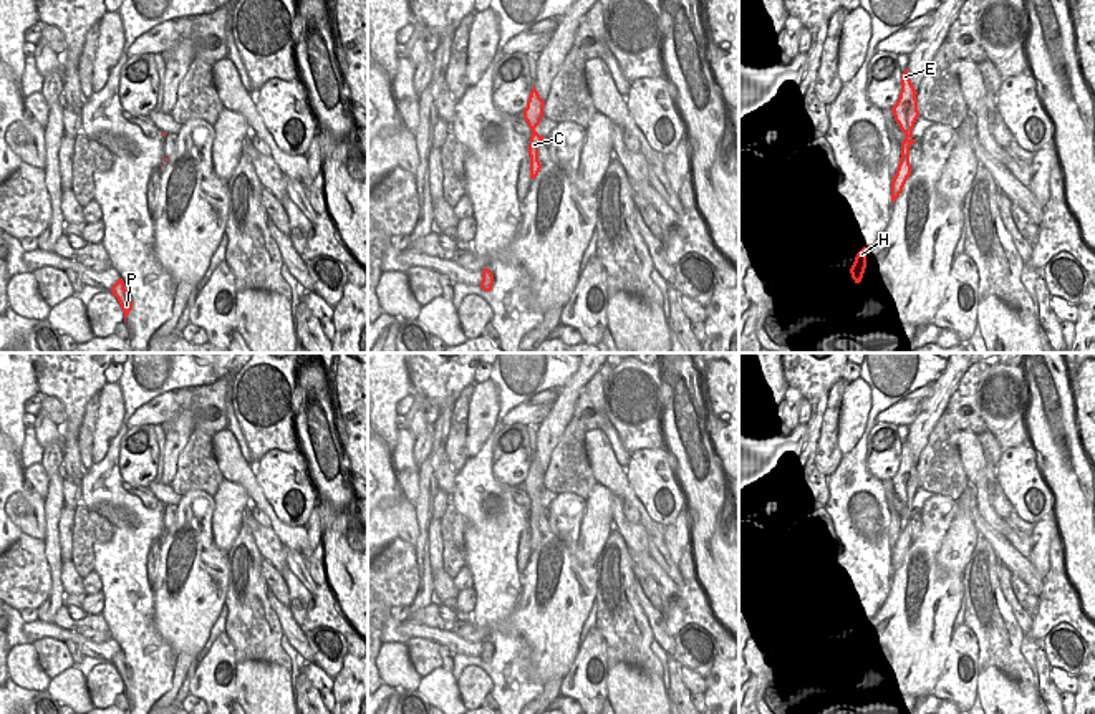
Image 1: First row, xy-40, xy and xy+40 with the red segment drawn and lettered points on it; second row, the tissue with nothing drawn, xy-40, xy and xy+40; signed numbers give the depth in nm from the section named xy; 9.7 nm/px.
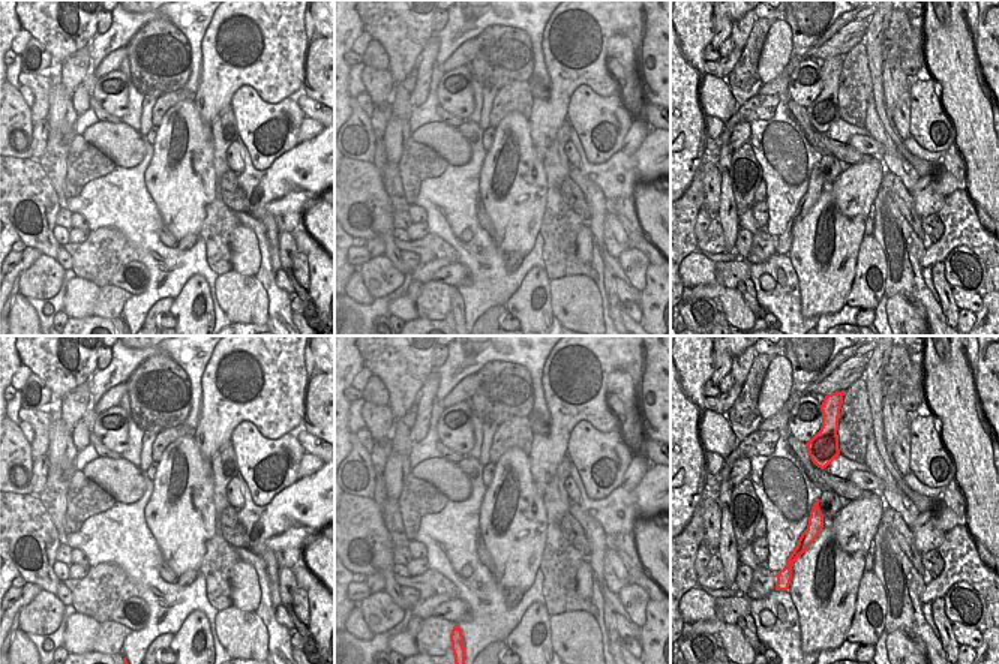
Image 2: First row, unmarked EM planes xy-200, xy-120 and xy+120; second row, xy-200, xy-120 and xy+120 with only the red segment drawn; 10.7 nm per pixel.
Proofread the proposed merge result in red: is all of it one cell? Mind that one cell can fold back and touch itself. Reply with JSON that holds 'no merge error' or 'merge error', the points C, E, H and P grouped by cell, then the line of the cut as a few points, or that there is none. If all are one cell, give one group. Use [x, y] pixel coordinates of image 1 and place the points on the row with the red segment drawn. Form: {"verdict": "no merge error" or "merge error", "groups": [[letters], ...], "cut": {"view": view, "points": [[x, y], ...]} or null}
{"verdict": "no merge error", "groups": [["C", "E", "H", "P"]], "cut": null}

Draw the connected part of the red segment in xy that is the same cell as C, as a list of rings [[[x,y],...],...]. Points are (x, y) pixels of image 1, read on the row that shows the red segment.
[[[533,89],[530,91],[527,108],[523,109],[523,119],[527,121],[532,136],[530,136],[530,144],[528,144],[528,156],[530,156],[530,179],[535,179],[542,169],[542,164],[538,161],[538,146],[543,141],[543,136],[540,136],[535,128],[540,124],[540,119],[543,116],[543,106],[545,101],[540,98],[538,91]]]

